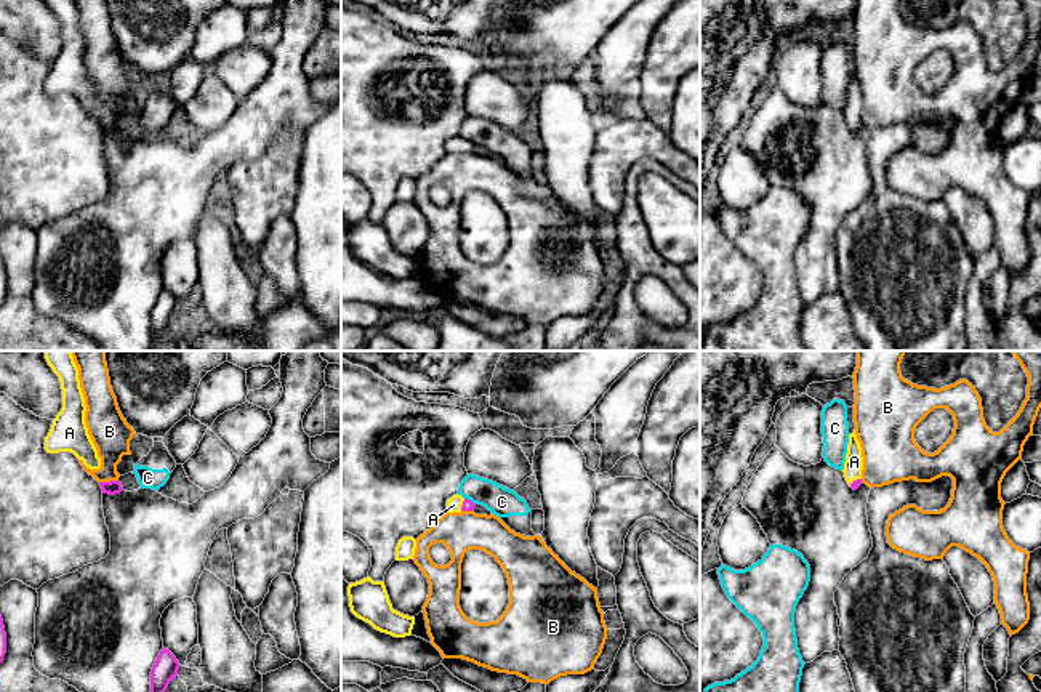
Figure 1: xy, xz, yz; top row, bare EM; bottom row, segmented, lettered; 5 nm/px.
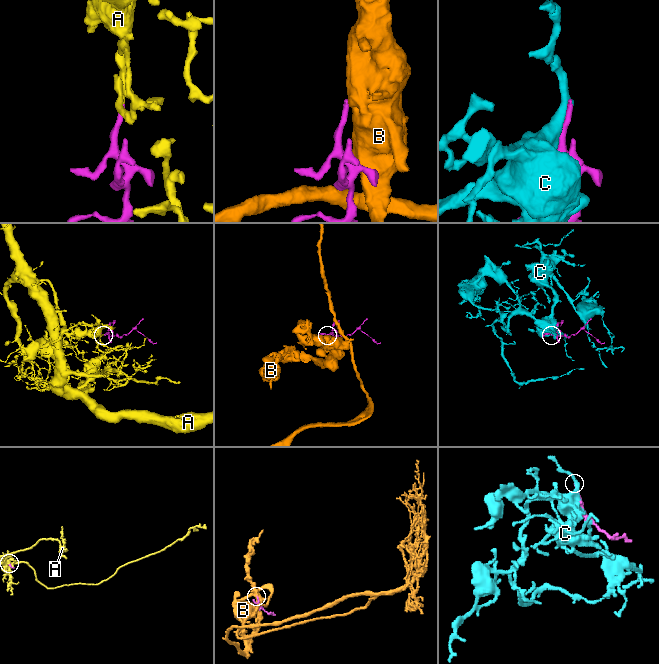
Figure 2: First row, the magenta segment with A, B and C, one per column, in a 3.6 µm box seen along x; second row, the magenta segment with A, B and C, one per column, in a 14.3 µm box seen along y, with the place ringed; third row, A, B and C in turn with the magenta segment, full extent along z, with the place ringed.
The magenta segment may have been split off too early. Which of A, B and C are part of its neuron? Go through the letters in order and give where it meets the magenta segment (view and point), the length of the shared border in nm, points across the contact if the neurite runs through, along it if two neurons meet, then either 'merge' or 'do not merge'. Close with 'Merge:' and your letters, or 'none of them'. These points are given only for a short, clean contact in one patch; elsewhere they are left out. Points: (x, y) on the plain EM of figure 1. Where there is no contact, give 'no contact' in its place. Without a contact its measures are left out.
A: meets magenta in xz at (463, 146); contact 70 nm long; runs through xz (468, 146), (463, 146), (454, 146); merge
B: meets magenta in xy at (108, 124); contact 100 nm long; do not merge
C: meets magenta in xz at (470, 141); contact 70 nm long; do not merge
Merge: A

